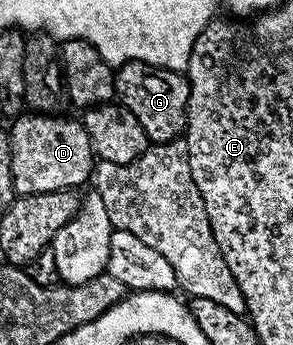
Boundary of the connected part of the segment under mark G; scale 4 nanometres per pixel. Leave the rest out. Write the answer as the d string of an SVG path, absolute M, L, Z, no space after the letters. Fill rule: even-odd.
M125 62L113 75L115 98L139 120L150 143L182 137L189 112L189 79L180 70L163 70L145 62Z

